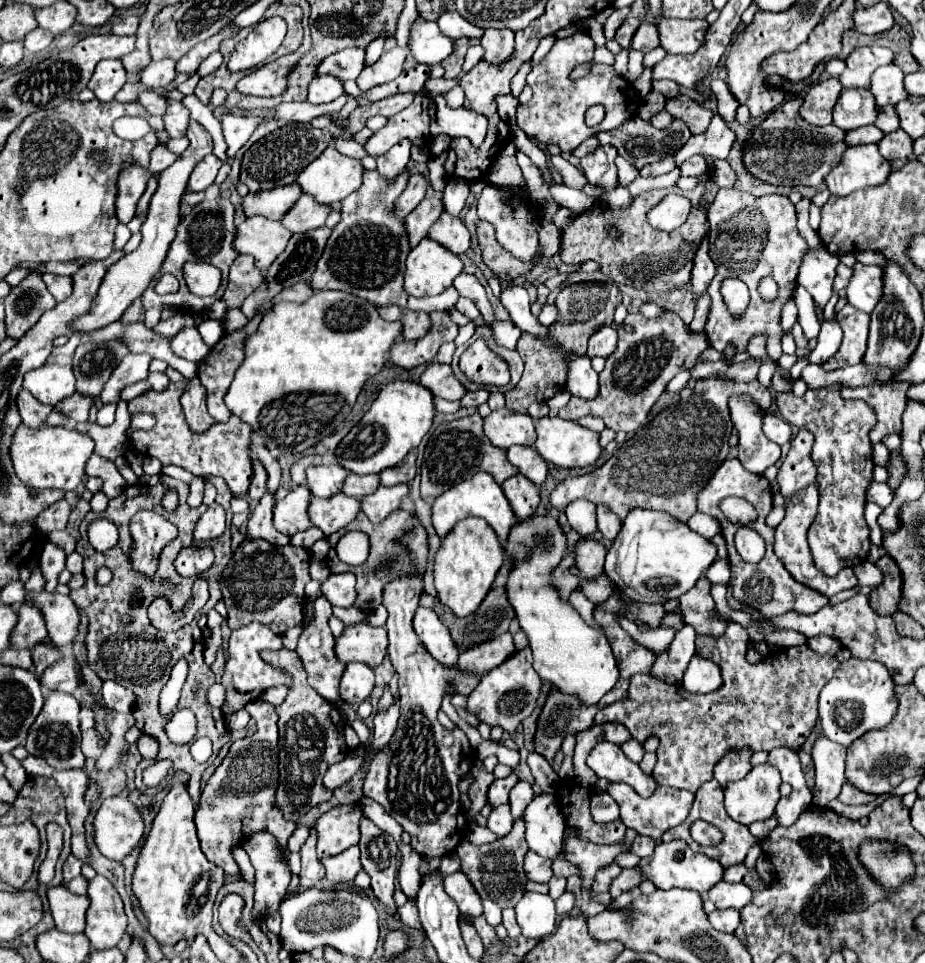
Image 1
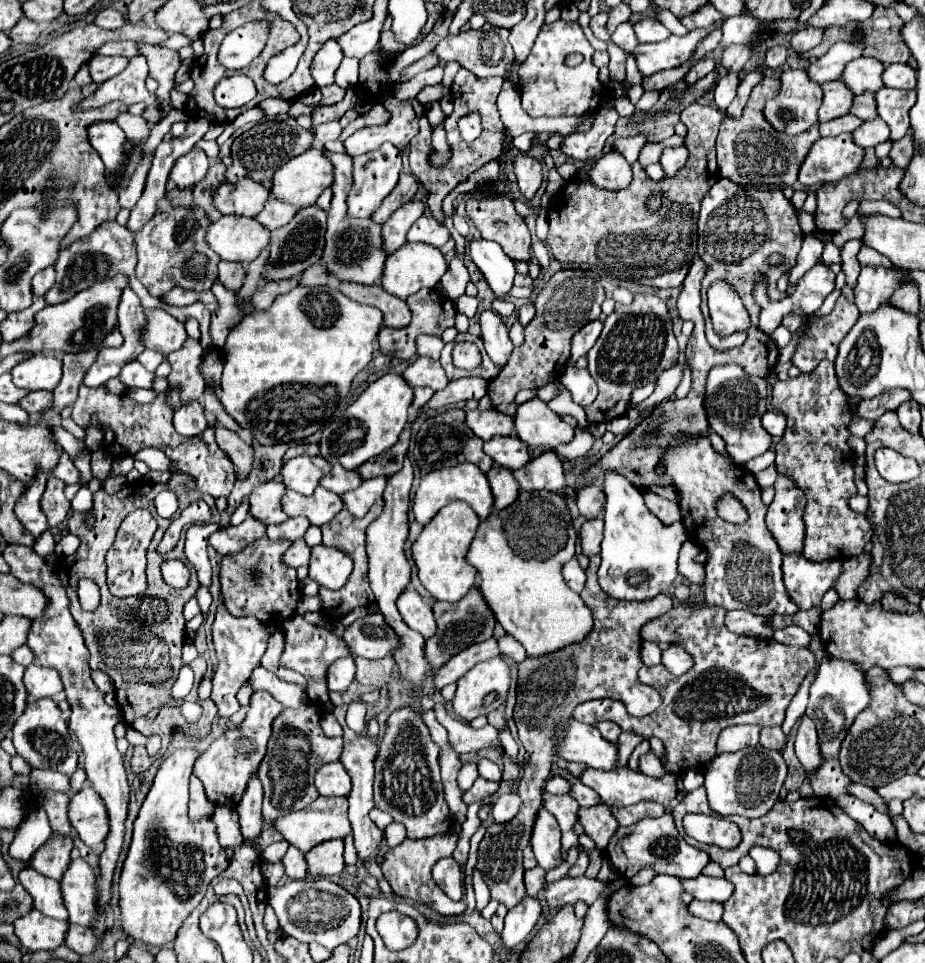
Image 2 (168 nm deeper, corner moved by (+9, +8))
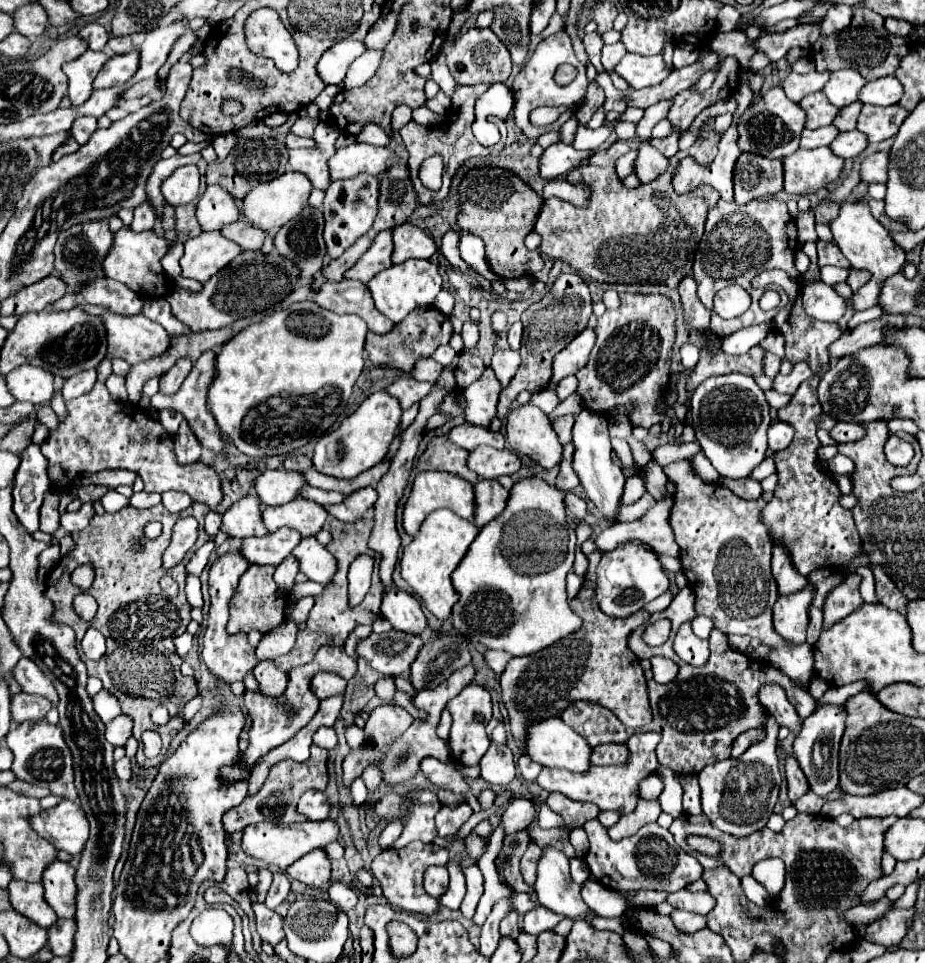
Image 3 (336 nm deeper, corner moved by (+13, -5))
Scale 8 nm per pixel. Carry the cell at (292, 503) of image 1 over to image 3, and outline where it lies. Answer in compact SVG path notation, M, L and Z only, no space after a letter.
M250 493L248 497L236 501L224 515L222 515L222 531L234 539L266 535L268 529L262 525L262 501L258 495Z

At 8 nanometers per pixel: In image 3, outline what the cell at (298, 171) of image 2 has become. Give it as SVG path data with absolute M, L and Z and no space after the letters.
M286 171L282 177L262 183L258 187L254 187L242 201L242 215L246 221L250 221L254 227L266 229L266 231L274 231L280 229L282 225L286 225L288 221L292 221L294 217L298 217L298 213L304 209L304 205L308 203L310 191L314 187L310 185L310 179L304 173L292 173Z

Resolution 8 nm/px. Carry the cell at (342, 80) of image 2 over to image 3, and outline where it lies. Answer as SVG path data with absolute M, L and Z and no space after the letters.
M366 51L362 53L362 57L358 57L350 67L348 67L348 73L344 77L344 81L340 83L340 89L352 89L352 87L358 87L362 83L366 83L378 69L380 65L380 57L382 57L382 51Z

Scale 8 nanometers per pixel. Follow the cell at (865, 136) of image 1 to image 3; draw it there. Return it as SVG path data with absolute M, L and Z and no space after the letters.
M828 125L828 127L822 127L822 129L804 129L802 131L802 141L800 141L800 147L804 149L816 149L816 147L822 147L822 145L830 145L830 141L834 141L834 137L838 137L838 129L834 125Z

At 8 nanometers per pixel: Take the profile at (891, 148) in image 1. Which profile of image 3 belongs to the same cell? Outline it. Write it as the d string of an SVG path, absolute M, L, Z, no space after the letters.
M856 129L854 131L846 131L846 133L840 133L834 143L830 145L830 149L842 157L842 159L856 159L864 149L868 147L868 141L866 137L862 137L862 133L858 133Z

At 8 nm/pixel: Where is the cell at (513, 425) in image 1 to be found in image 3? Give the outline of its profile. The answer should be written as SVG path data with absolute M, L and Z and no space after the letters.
M468 423L454 427L448 433L448 437L452 443L456 443L458 447L468 449L468 451L474 451L478 445L490 445L496 449L504 449L504 445L506 445L504 435L500 431L490 431L488 427L482 429L480 425L468 425Z

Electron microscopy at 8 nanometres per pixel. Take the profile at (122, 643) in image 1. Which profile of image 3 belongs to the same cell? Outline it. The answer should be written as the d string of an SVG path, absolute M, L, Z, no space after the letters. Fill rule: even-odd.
M156 505L150 509L136 509L136 507L124 507L118 513L104 513L104 515L94 515L90 525L84 531L72 533L70 537L74 539L76 547L72 553L60 559L60 563L50 571L48 575L48 589L46 595L54 601L56 605L56 619L58 623L66 623L76 631L76 641L78 641L78 651L82 653L80 641L86 633L88 627L98 629L106 637L106 653L100 661L90 661L84 659L88 667L88 675L98 677L104 683L104 689L110 691L120 701L122 715L132 717L134 729L132 735L139 742L139 748L135 755L136 763L141 768L149 768L150 764L146 760L141 742L142 731L154 729L150 721L150 711L156 705L168 707L172 719L166 727L160 727L160 737L164 741L161 754L154 759L160 764L170 747L170 739L184 727L184 703L194 699L198 695L196 689L196 679L194 677L184 677L180 673L182 659L176 655L176 649L172 645L172 639L178 635L180 627L184 627L192 621L190 619L190 605L186 601L184 589L180 589L180 595L176 599L168 599L160 585L158 579L166 575L162 569L162 551L170 543L170 531L172 525L180 519L178 513L170 513L164 505ZM150 521L160 521L164 525L162 535L156 539L146 539L144 537L144 527ZM140 539L144 543L142 553L132 553L132 541ZM80 565L92 565L94 569L94 583L88 589L90 595L98 601L98 617L92 623L82 621L74 609L72 609L72 599L80 591L72 581L72 571Z

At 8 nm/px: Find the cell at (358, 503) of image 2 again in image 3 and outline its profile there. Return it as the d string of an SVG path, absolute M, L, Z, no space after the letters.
M366 487L366 489L360 489L358 493L352 493L348 495L342 503L338 505L328 505L326 511L340 519L340 521L346 521L346 523L354 523L358 519L362 519L366 513L370 513L370 509L374 507L376 503L376 489L374 487Z

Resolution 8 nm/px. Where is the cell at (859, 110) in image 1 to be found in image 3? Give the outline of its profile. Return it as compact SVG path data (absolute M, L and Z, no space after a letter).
M812 93L806 95L800 105L806 111L806 129L818 129L818 127L826 127L834 121L834 117L838 115L838 109L834 105L830 105L830 101L826 101L826 95L820 93Z

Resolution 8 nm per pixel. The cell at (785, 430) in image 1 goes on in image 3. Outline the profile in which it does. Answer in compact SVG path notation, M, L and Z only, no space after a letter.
M772 423L770 429L768 429L768 447L772 451L780 451L780 449L786 449L790 445L794 437L794 429L790 429L788 423Z

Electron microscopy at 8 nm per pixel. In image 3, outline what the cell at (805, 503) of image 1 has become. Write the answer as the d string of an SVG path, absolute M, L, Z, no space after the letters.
M806 585L806 589L798 593L790 593L790 597L778 597L774 603L774 629L784 639L792 643L806 641L806 629L810 623L808 609L814 599L814 585Z

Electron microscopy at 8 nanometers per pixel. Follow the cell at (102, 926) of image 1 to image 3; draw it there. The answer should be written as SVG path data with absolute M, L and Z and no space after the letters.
M54 861L44 871L44 897L58 917L74 919L74 867L64 861Z

